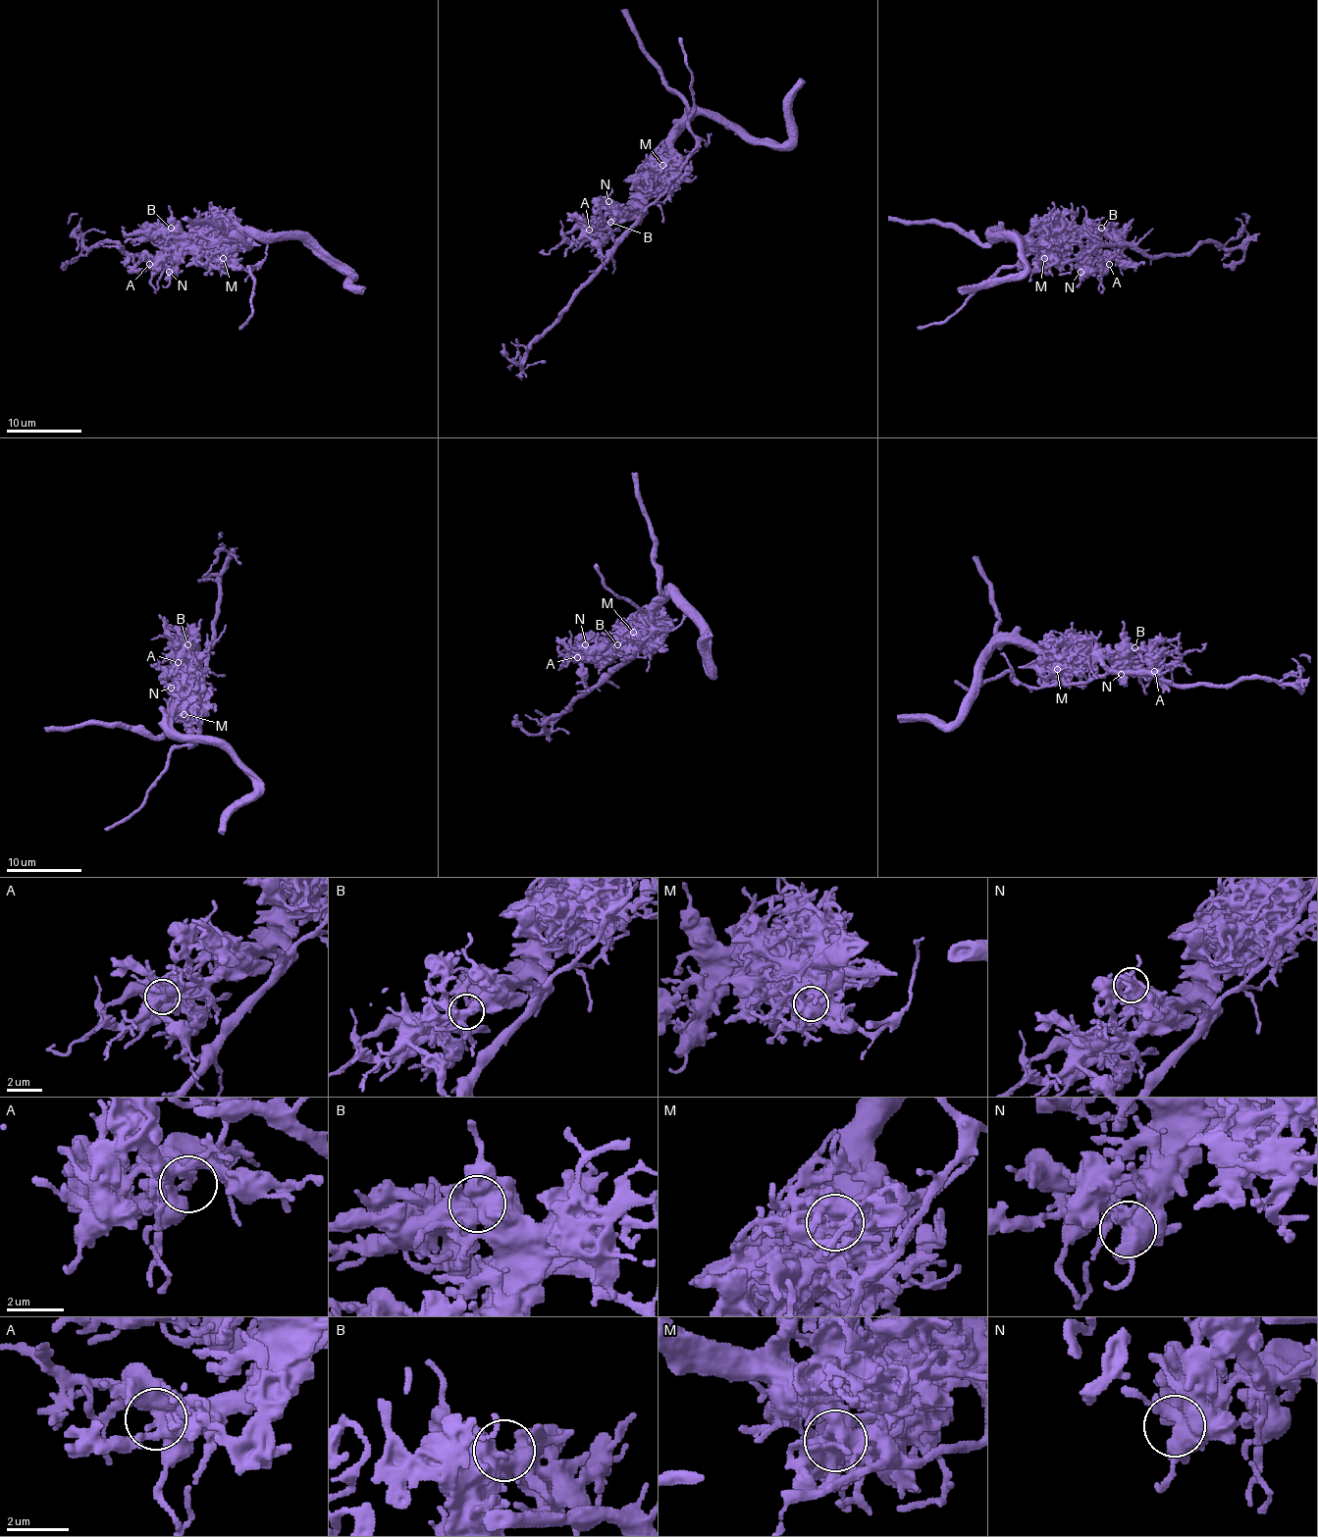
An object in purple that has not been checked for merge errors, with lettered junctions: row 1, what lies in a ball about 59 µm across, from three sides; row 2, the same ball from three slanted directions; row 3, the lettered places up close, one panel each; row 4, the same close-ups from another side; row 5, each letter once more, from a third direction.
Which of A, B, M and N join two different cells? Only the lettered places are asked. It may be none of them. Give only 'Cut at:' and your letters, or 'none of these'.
Cut at: M

